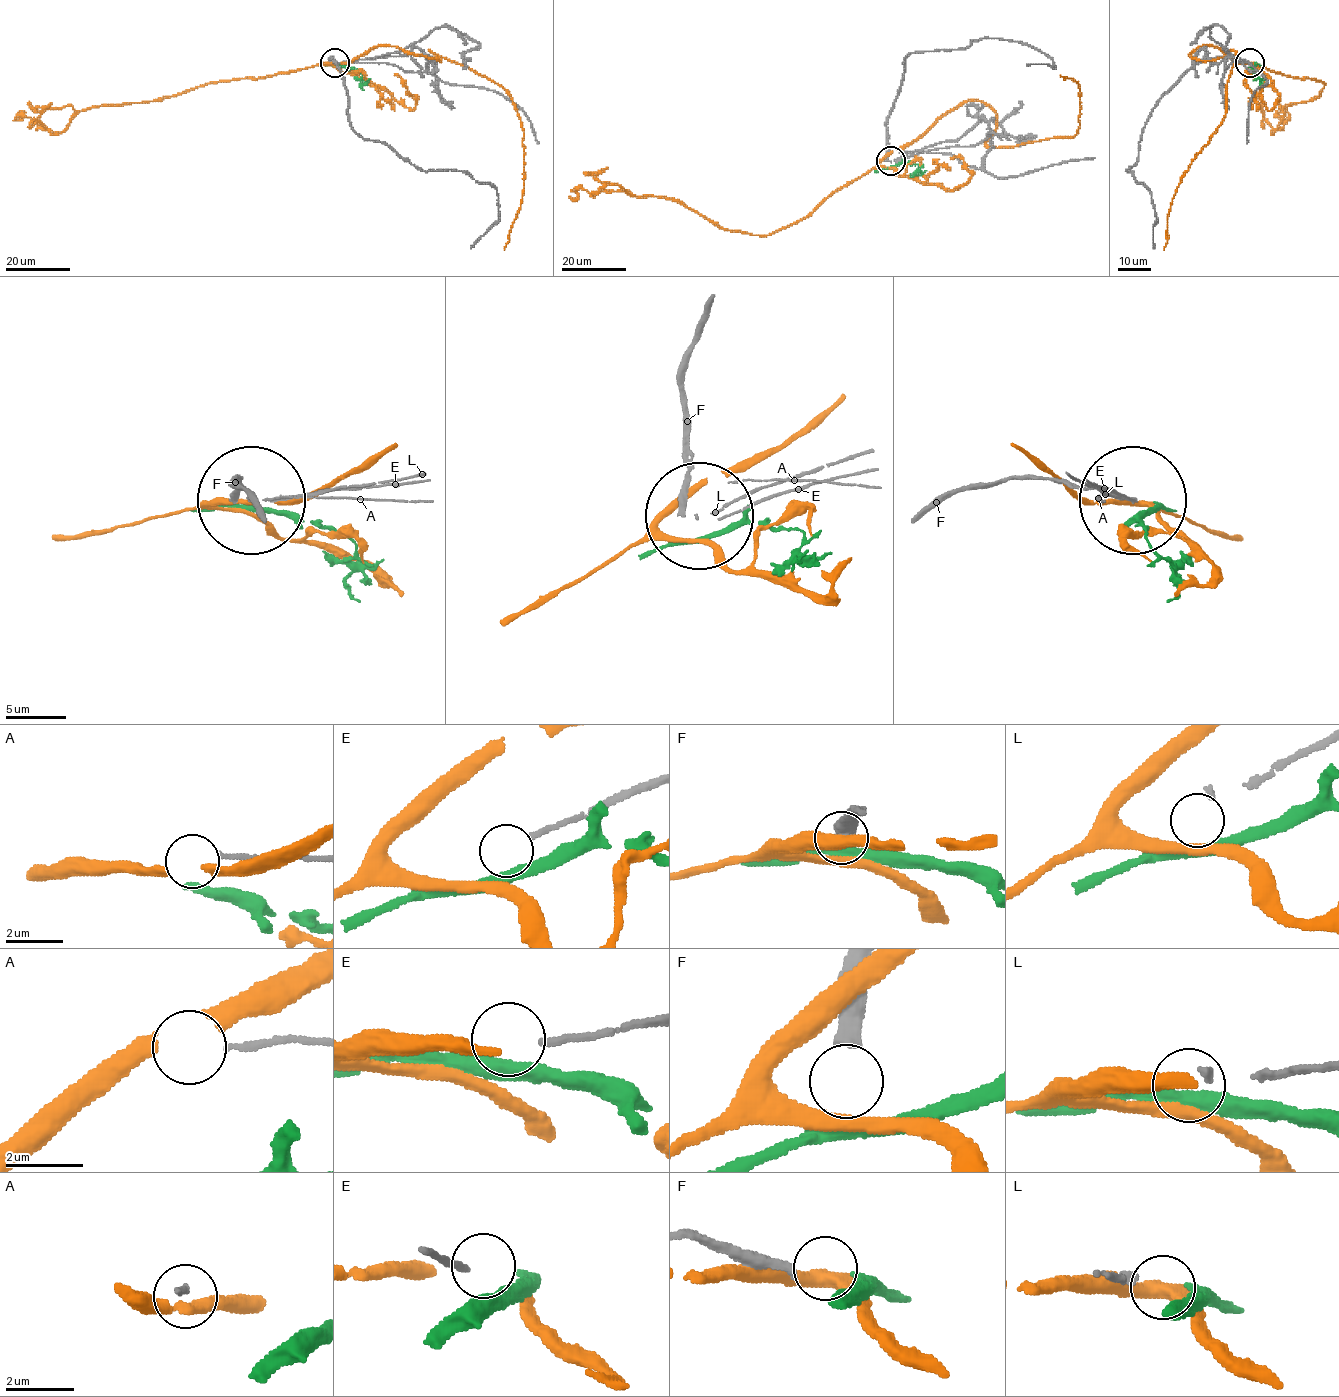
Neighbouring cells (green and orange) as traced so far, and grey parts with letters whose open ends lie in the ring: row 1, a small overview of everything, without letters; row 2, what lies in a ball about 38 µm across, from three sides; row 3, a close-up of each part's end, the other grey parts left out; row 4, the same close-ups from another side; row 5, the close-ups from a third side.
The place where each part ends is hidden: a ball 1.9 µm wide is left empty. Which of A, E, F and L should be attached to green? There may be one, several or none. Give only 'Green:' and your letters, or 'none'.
Green: F

